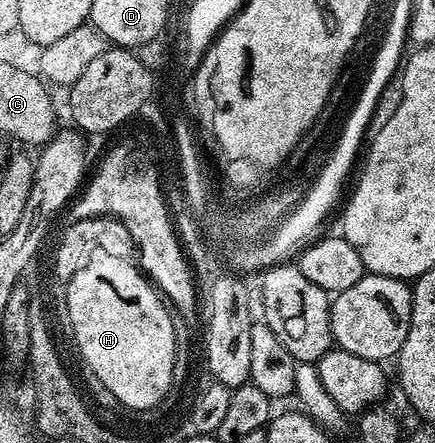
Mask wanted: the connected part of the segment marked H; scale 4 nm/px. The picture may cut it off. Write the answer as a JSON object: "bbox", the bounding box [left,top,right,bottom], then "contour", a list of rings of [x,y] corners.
{"bbox":[65,253,178,411],"contour":[[[97,253],[75,275],[67,278],[65,297],[71,326],[75,328],[75,336],[80,338],[92,368],[119,394],[125,407],[131,411],[155,410],[171,389],[178,337],[172,326],[173,314],[152,282],[129,258]]]}

